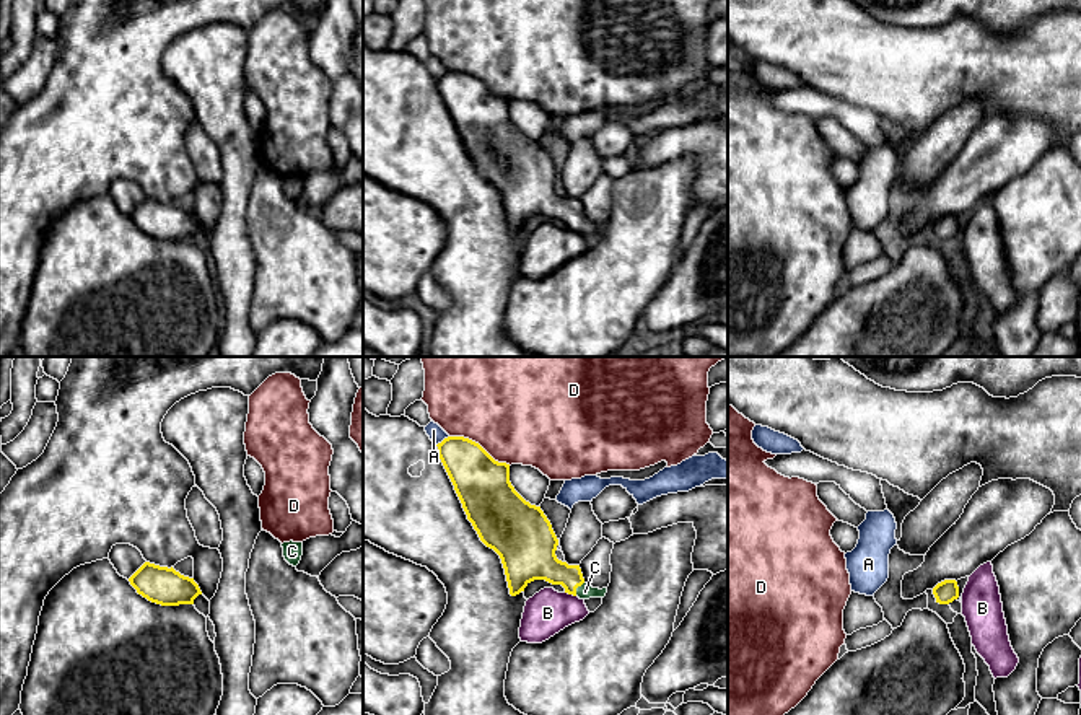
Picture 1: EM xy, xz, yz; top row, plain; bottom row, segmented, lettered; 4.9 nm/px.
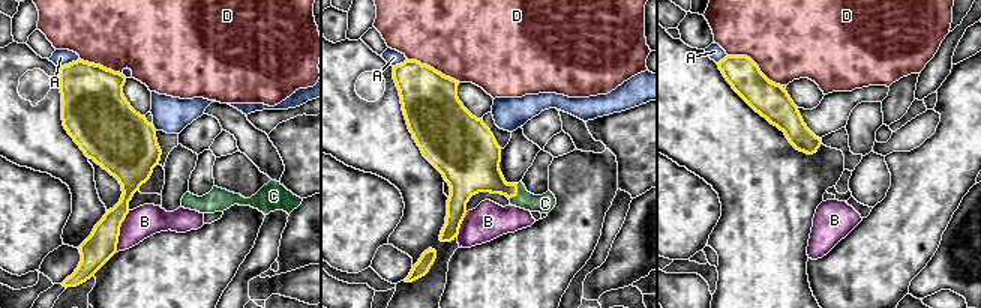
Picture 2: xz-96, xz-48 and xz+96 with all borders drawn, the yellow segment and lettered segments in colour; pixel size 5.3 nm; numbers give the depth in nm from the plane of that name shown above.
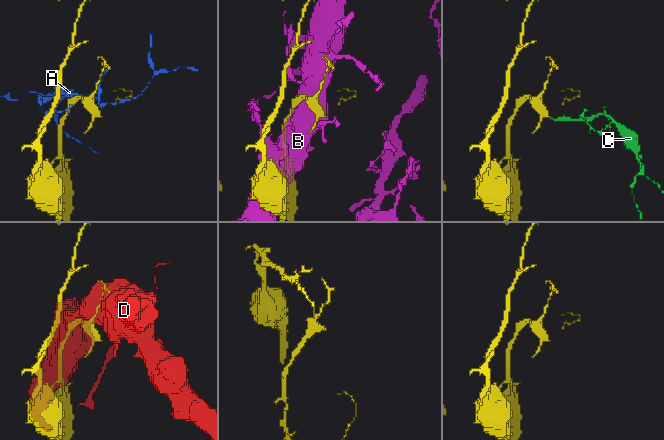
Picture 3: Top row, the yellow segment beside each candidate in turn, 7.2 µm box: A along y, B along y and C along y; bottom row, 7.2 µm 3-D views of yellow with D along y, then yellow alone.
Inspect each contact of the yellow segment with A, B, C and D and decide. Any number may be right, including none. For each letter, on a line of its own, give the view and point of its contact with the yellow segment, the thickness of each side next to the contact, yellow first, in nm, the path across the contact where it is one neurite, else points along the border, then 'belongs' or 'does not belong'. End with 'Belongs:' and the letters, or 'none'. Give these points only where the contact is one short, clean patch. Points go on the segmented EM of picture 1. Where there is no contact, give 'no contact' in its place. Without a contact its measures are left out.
A: meets yellow in xz at (443, 440); 240 nm thick on the yellow side, 80 nm on the other; does not belong
B: meets yellow in xz at (570, 593); 220 nm thick on the yellow side, 220 nm on the other; does not belong
C: meets yellow in xz at (577, 587); 200 nm thick on the yellow side, 80 nm on the other; runs through xz (534, 559), (564, 574), (577, 587), (585, 592); belongs
D: meets yellow in xz at (479, 445); 280 nm thick on the yellow side, 500 nm on the other; does not belong
Belongs: C

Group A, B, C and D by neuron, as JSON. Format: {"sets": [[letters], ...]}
{"sets": [["A"], ["B"], ["C"], ["D"]]}

